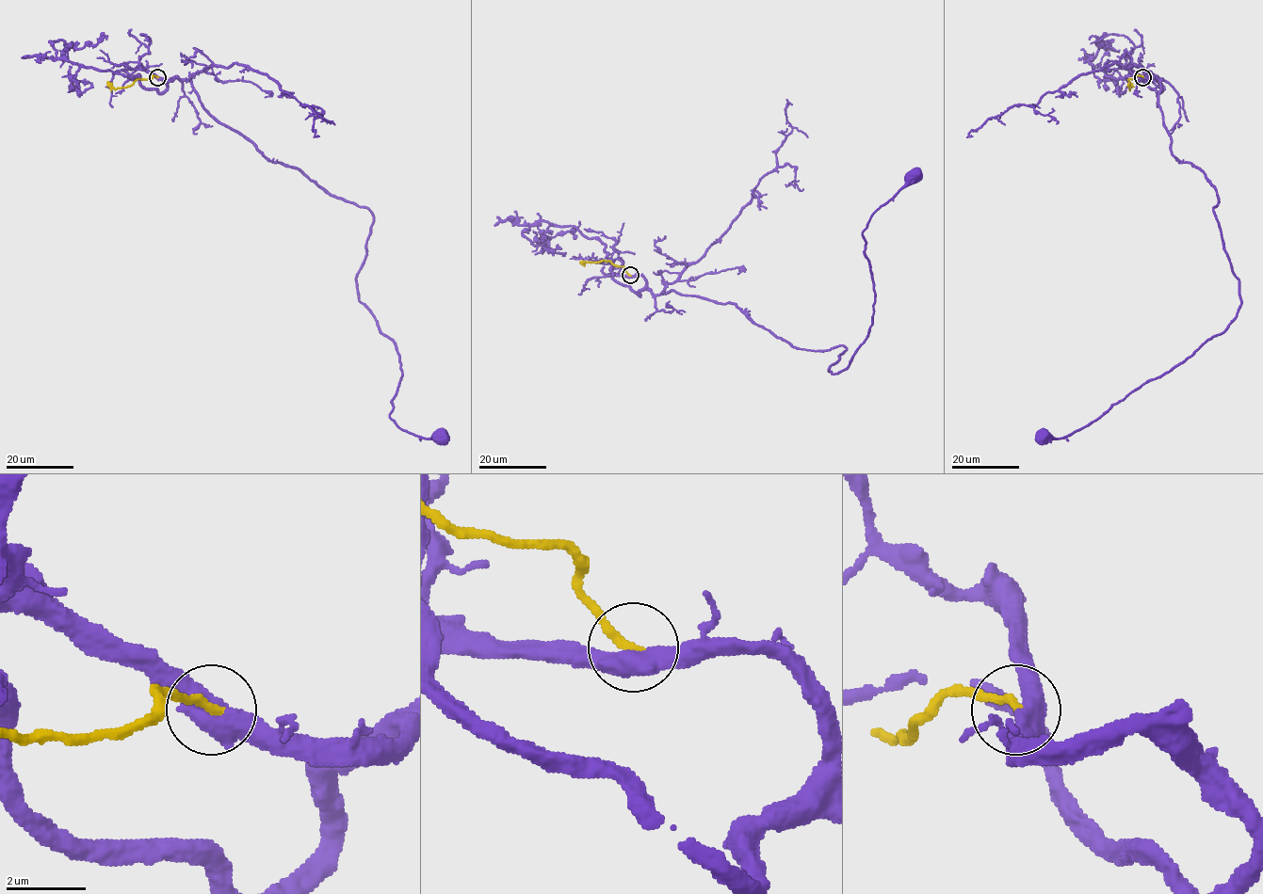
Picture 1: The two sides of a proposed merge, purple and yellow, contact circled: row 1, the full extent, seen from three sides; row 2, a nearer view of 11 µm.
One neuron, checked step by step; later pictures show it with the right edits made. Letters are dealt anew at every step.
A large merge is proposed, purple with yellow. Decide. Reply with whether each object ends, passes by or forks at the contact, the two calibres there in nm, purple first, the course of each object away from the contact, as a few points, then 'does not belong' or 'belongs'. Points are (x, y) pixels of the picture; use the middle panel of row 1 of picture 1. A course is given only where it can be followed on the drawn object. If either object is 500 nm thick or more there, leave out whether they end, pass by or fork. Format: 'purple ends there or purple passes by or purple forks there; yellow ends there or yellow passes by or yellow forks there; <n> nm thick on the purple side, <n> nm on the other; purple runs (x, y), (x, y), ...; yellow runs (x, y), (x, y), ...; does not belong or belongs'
550 nm thick on the purple side, 240 nm on the other; purple runs (629, 276), (655, 295), (734, 303), (794, 346), (842, 345), (836, 374), (872, 324), (862, 231), (913, 176); yellow runs (629, 275), (623, 266), (603, 260), (579, 263); does not belong

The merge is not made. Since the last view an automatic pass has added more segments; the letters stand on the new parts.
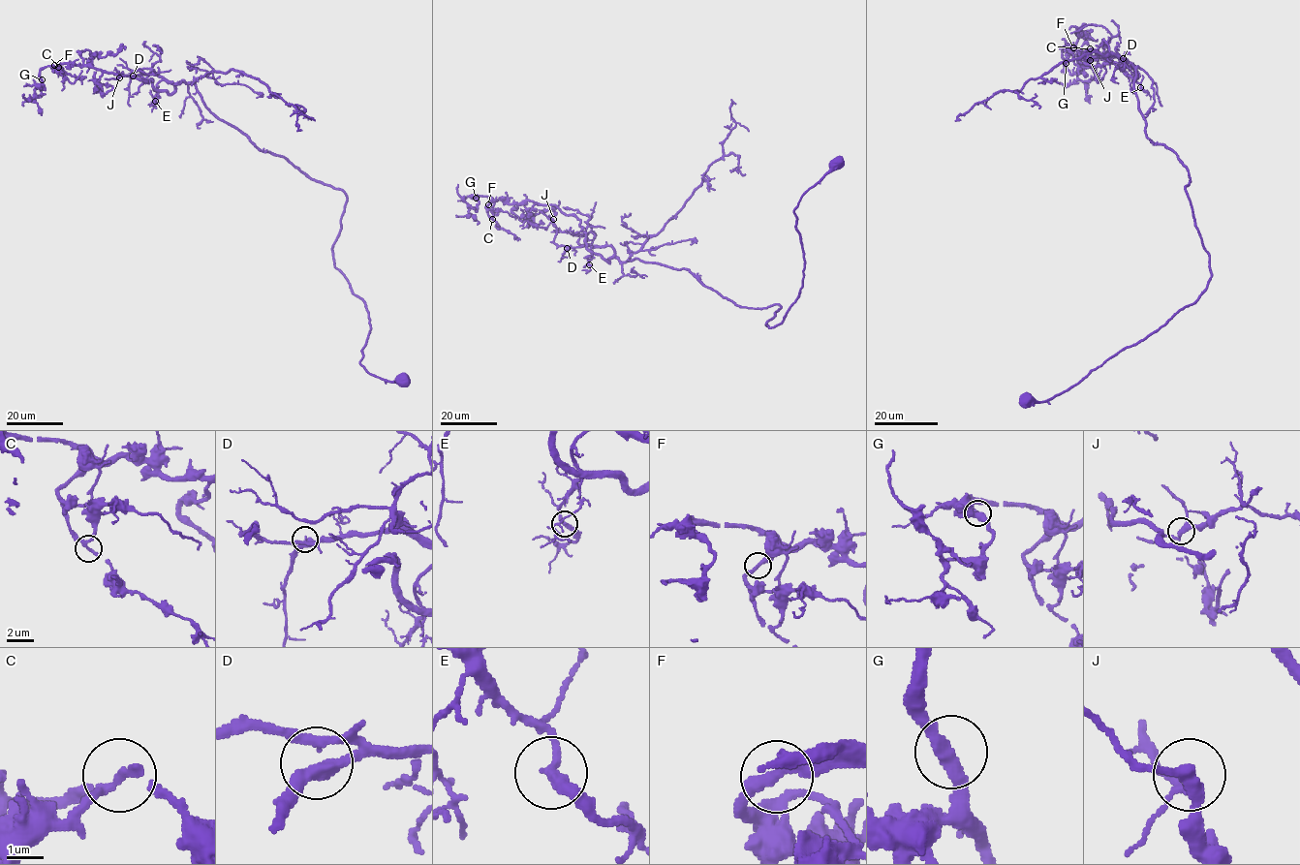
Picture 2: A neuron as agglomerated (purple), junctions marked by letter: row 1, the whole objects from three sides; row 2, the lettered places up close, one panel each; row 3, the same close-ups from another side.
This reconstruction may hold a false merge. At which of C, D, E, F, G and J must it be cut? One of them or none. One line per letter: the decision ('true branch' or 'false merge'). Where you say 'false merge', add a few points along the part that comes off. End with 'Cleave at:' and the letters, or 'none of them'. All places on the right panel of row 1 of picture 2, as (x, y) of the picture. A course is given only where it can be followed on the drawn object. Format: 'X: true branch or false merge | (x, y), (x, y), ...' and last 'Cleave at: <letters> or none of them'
C: true branch
D: true branch
E: true branch
F: true branch
G: true branch
J: true branch
Cleave at: none of them

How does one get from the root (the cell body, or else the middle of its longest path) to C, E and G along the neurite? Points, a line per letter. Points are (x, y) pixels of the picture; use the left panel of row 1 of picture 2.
C: (402, 379), (359, 363), (369, 312), (332, 249), (341, 190), (261, 151), (193, 83), (169, 94), (58, 67)
E: (402, 379), (359, 363), (369, 312), (332, 249), (345, 193), (261, 151), (193, 83), (155, 101)
G: (402, 379), (359, 363), (369, 312), (332, 249), (341, 190), (261, 151), (193, 83), (71, 63), (42, 79)

